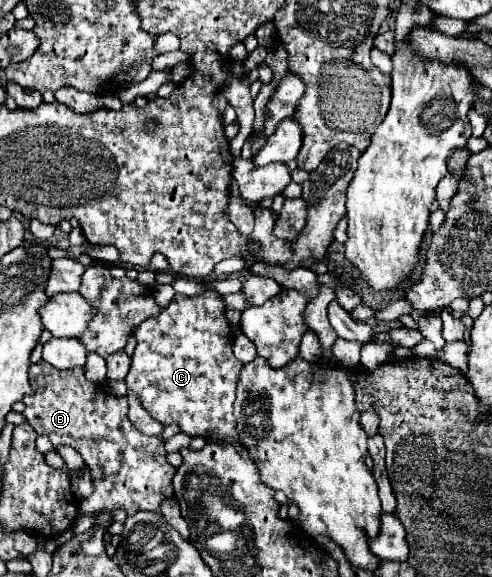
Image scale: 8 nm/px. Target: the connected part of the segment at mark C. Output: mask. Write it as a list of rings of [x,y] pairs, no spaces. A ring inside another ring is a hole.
[[[204,291],[196,297],[174,295],[170,305],[152,319],[146,319],[134,329],[138,339],[136,351],[132,355],[132,365],[126,375],[128,393],[134,393],[142,407],[162,425],[178,423],[190,437],[208,433],[208,441],[220,441],[222,437],[238,437],[236,421],[232,415],[232,403],[236,399],[236,383],[242,363],[232,353],[232,329],[224,317],[224,301],[216,291]]]

